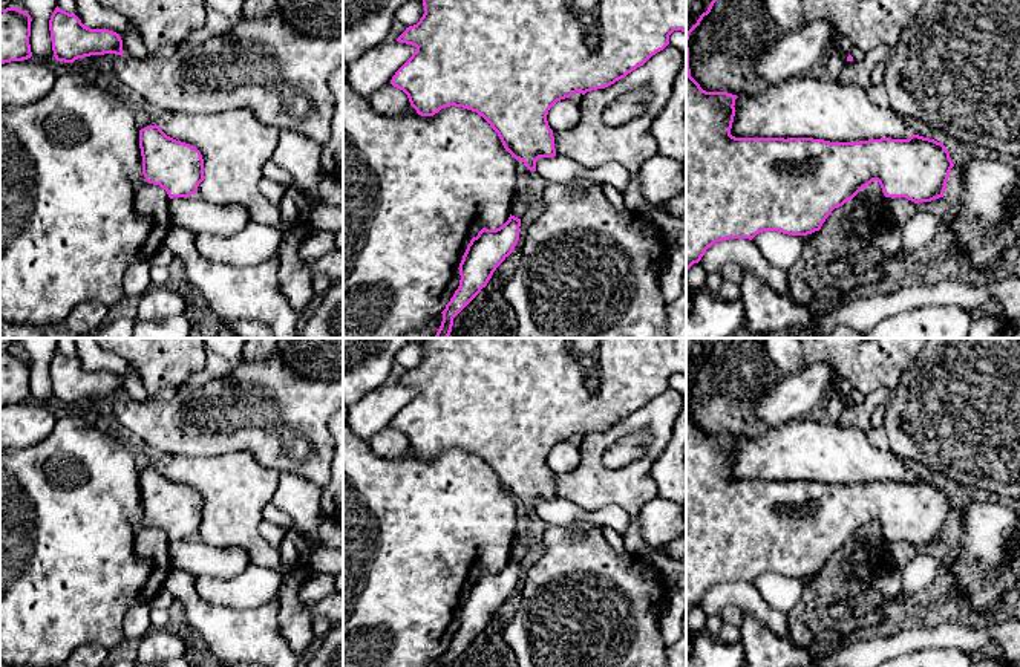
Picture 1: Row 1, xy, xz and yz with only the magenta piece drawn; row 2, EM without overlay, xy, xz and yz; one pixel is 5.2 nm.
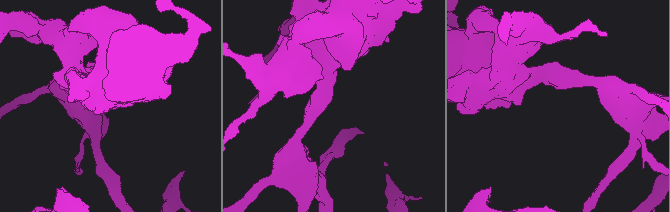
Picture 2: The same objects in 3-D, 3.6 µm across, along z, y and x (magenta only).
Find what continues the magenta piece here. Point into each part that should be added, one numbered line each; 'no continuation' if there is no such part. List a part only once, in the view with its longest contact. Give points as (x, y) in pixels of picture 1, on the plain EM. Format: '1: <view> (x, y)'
no continuation

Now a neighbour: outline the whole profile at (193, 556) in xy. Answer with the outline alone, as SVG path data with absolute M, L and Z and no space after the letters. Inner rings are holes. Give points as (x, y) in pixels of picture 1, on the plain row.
M173 540L168 554L172 568L184 569L195 577L233 578L250 566L247 552L237 548L216 549L201 540Z

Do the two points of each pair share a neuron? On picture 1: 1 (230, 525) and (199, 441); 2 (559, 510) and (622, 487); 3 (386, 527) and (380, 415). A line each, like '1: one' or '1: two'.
1: two
2: two
3: two

